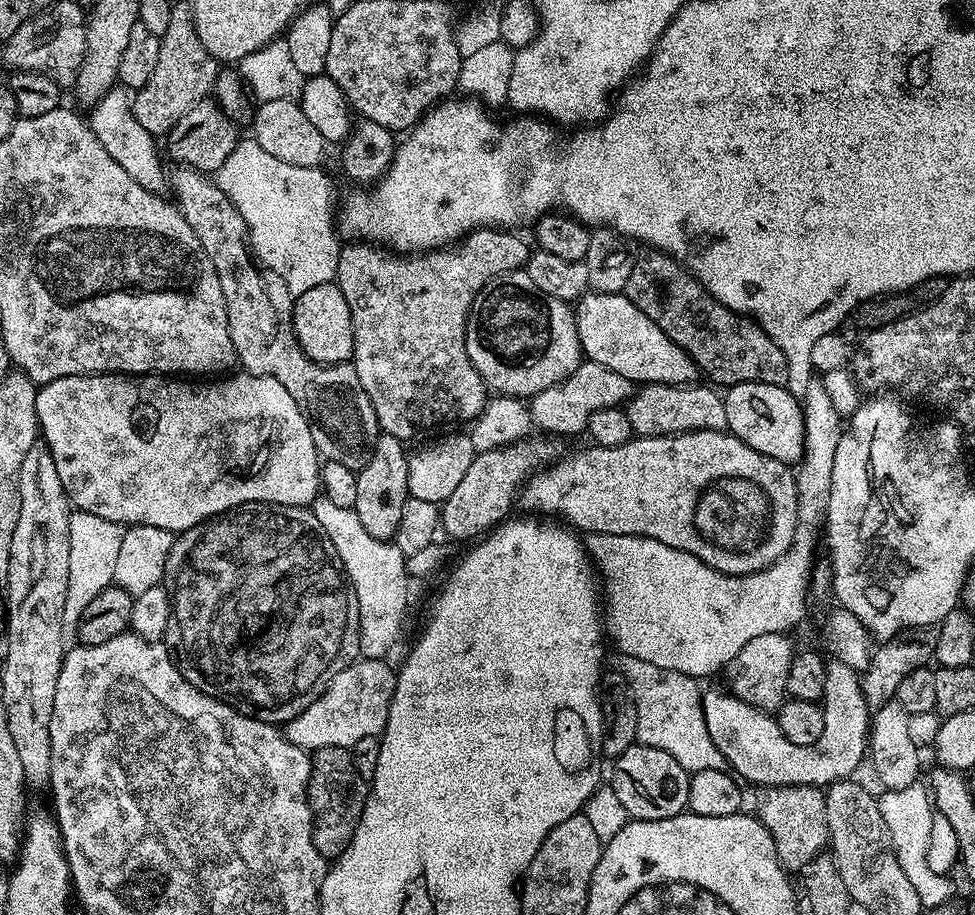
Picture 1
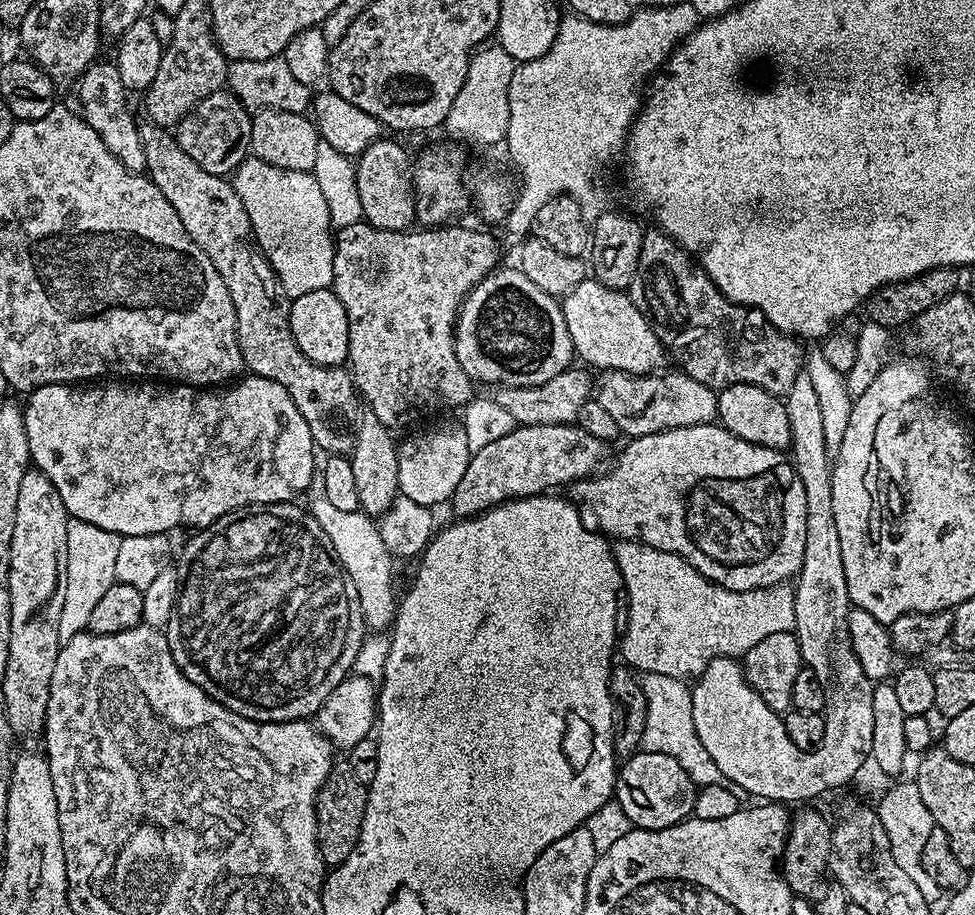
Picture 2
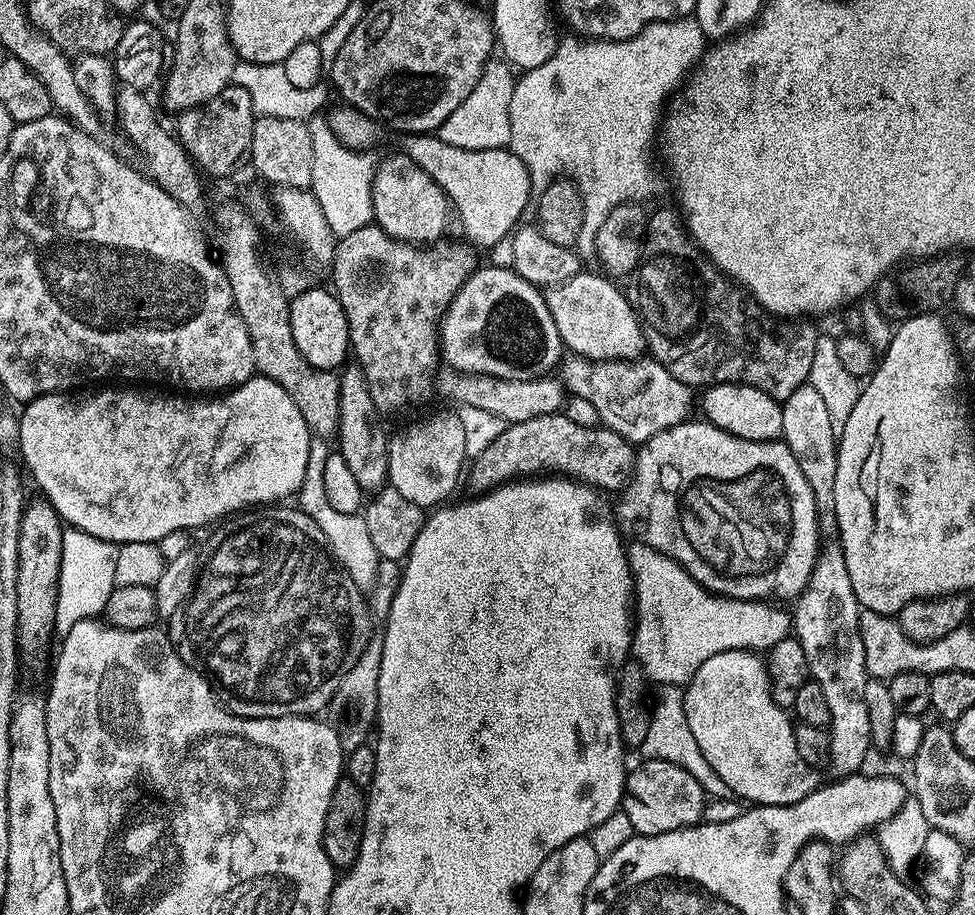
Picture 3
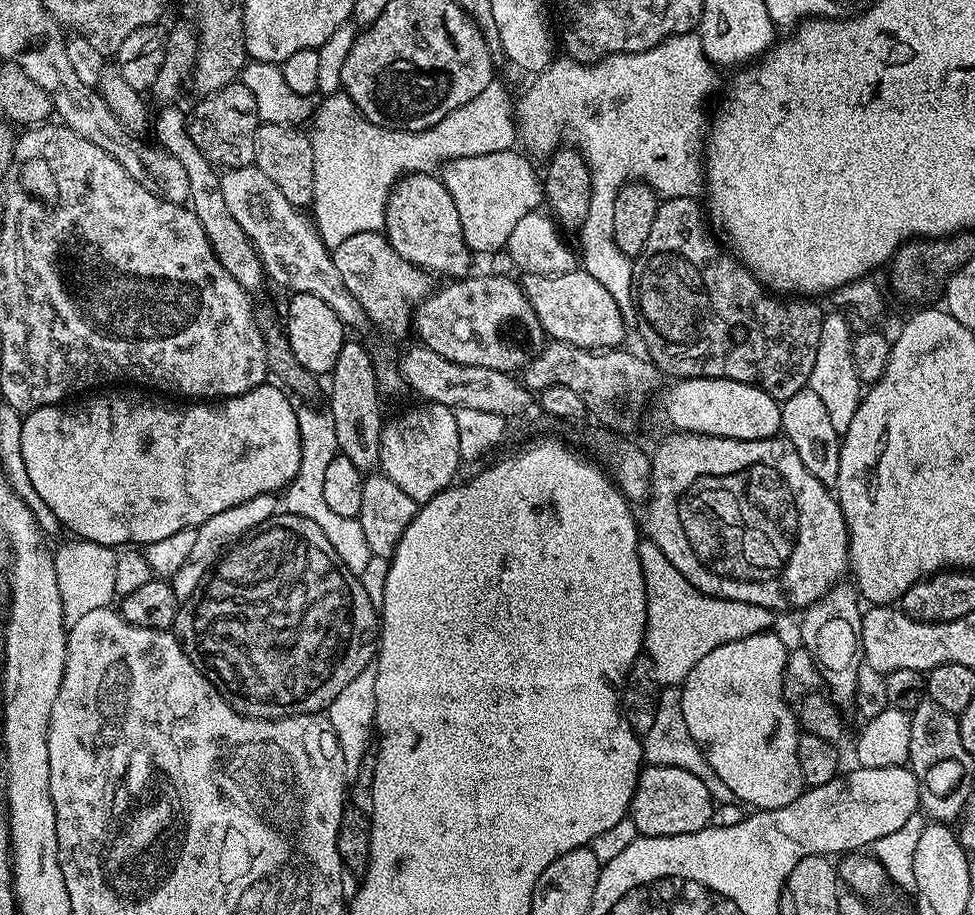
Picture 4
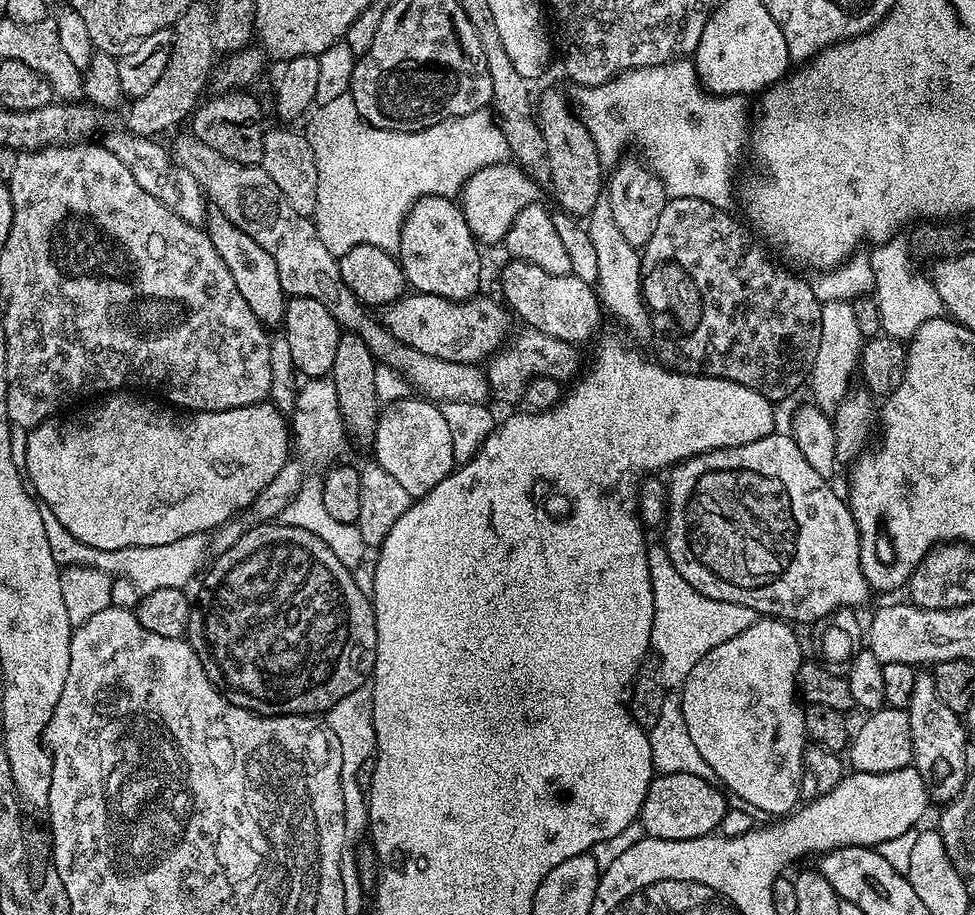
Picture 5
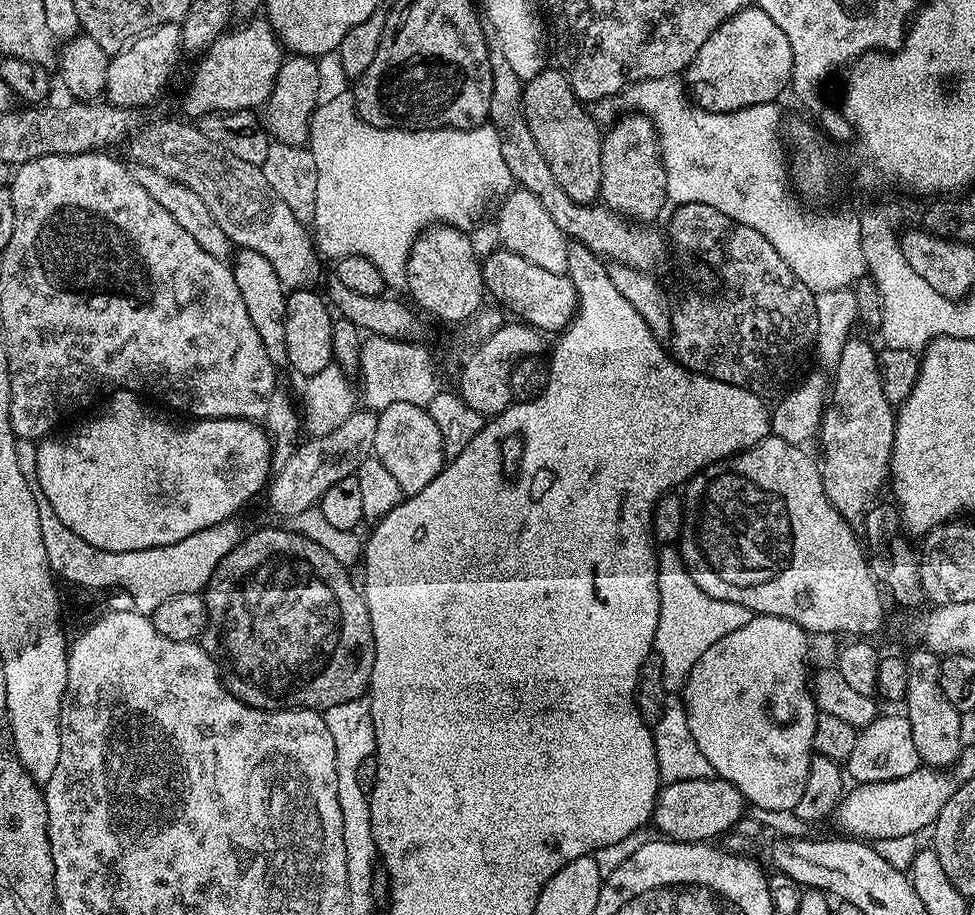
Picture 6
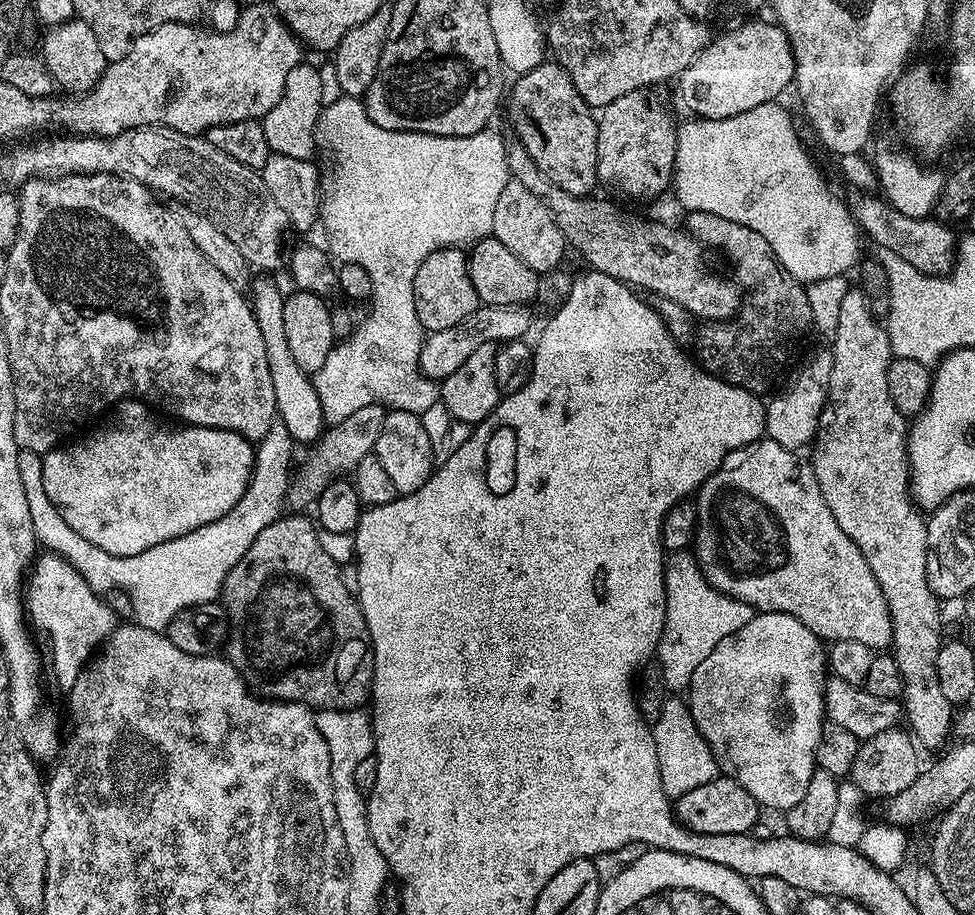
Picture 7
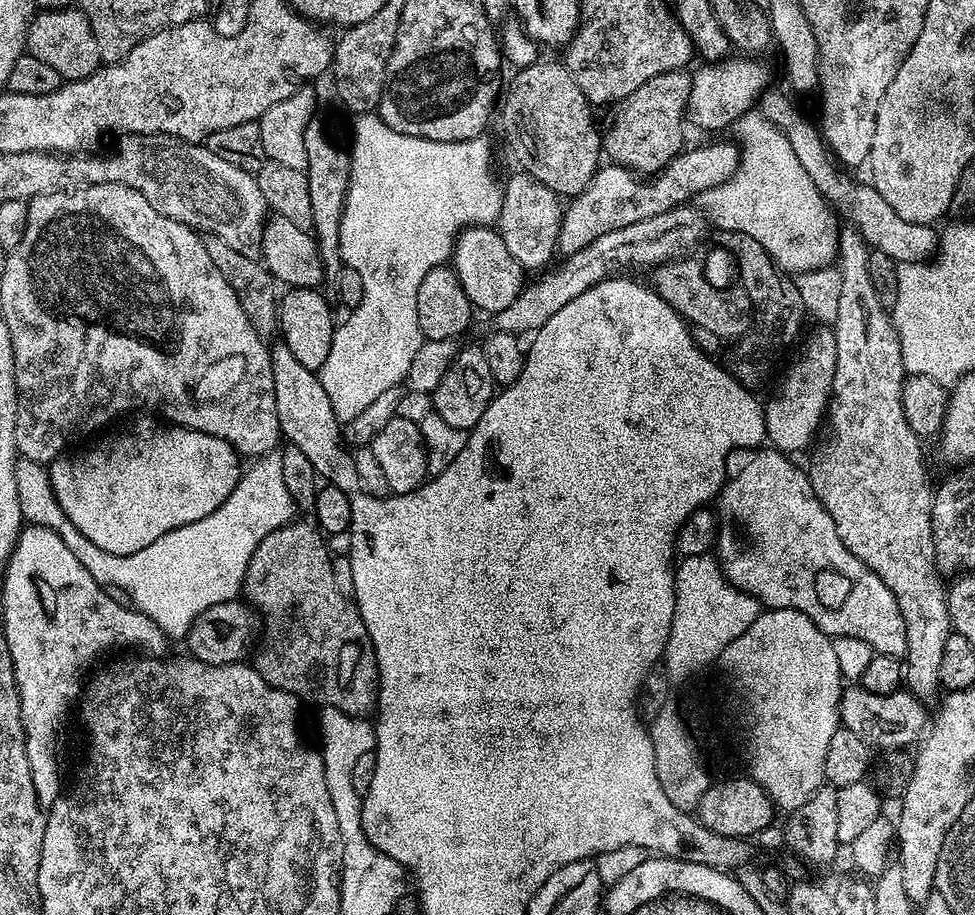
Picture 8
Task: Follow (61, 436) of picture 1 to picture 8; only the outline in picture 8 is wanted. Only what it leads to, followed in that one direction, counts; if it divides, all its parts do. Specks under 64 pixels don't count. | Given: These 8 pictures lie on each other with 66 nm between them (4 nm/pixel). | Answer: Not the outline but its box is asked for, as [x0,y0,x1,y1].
[47,420,241,556]

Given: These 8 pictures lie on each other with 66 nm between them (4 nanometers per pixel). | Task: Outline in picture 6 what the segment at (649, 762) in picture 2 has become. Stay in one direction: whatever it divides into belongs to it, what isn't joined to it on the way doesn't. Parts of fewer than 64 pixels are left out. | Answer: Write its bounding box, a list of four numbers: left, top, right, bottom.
[651,778,745,844]

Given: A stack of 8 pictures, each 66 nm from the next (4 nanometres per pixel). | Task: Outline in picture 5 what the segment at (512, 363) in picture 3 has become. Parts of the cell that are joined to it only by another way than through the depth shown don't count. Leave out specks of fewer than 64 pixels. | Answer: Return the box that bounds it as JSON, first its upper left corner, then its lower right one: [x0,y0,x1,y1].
[378,291,510,364]

